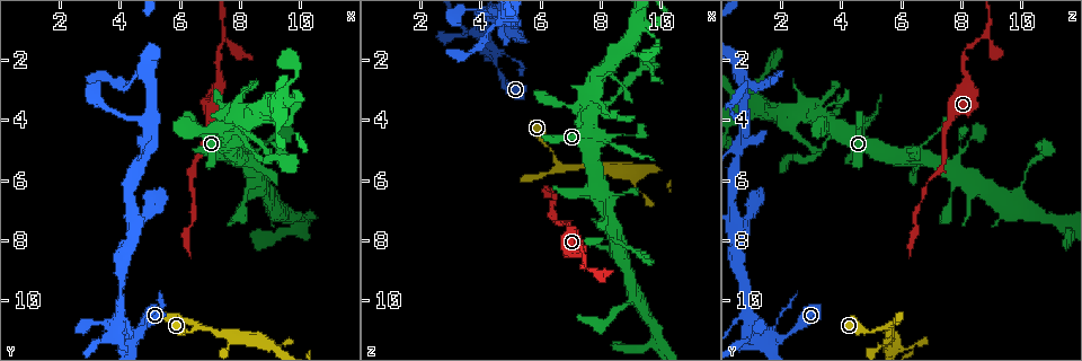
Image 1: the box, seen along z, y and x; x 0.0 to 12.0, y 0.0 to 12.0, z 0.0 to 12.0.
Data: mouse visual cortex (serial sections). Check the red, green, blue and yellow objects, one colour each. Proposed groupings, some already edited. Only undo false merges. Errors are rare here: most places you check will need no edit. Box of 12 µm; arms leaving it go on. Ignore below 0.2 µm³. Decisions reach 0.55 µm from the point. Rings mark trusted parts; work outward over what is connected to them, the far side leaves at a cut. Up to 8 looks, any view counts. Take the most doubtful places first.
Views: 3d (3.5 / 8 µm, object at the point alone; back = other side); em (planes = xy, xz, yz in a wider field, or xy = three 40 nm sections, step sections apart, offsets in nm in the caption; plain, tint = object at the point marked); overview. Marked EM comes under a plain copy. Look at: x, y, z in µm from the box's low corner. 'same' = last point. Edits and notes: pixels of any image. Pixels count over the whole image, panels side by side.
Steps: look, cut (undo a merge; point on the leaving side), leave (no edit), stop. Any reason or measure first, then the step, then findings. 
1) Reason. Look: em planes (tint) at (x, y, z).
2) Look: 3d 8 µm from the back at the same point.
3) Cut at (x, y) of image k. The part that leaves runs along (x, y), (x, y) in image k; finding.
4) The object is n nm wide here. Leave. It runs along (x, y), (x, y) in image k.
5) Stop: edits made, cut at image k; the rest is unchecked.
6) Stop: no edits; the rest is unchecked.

Abrupt turn. Look: 3d 3.5 µm at (7.4, 1.2, 8.8).

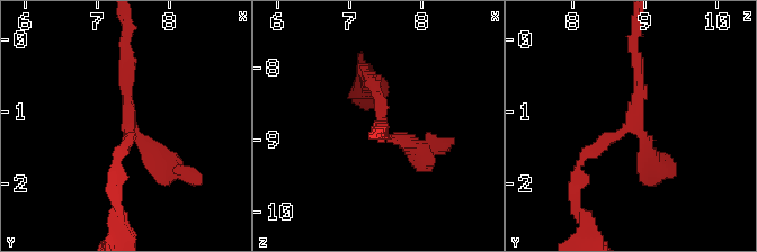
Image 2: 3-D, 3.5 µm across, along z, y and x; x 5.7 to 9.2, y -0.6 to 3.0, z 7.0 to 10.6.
Look: em planes (tint) at (7.45, 1.25, 8.80).

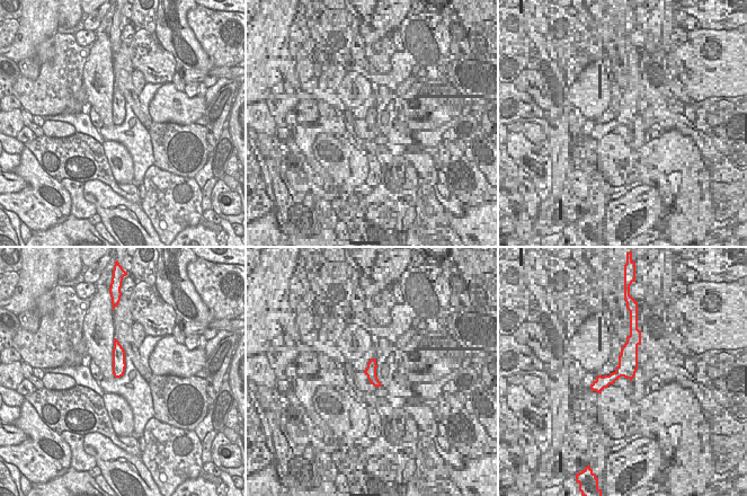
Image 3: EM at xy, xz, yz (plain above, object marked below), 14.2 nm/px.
Leave. It runs along (365, 72), (383, 133), (432, 147) in image 2; continuous, no second cell.

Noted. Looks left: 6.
Abrupt turn. Look: 3d 8 µm at (6.4, 11.0, 5.1).

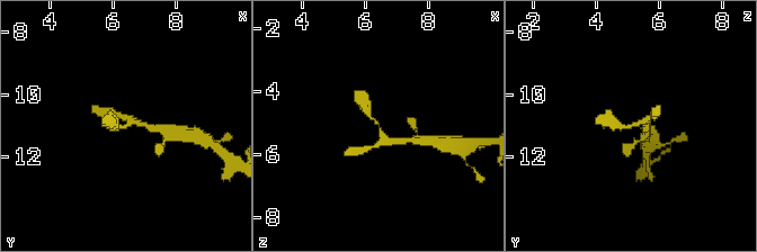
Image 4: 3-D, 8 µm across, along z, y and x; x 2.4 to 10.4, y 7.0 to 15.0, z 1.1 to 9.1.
Need the tissue. Look: em planes (tint) at (6.4, 11.0, 5.1).

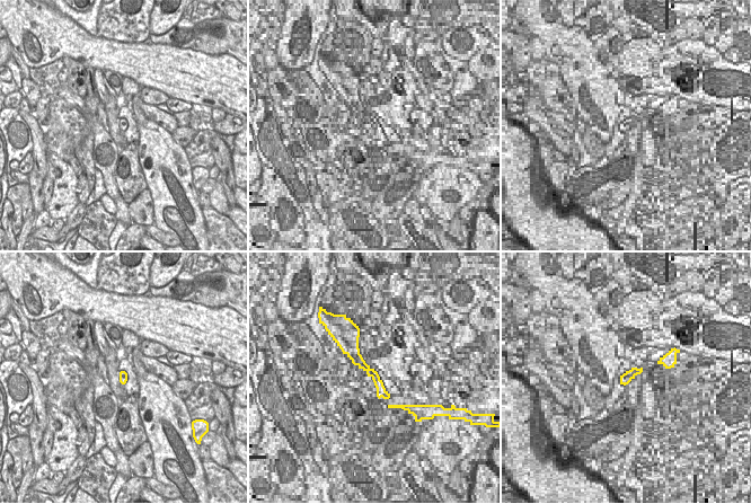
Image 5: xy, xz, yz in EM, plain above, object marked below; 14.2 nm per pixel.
Leave. It runs along (363, 101), (381, 134), (401, 141) in image 4; one cell here.

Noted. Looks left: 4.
Three-way junction. Look: 3d 8 µm at (4.4, 11.2, 1.7).

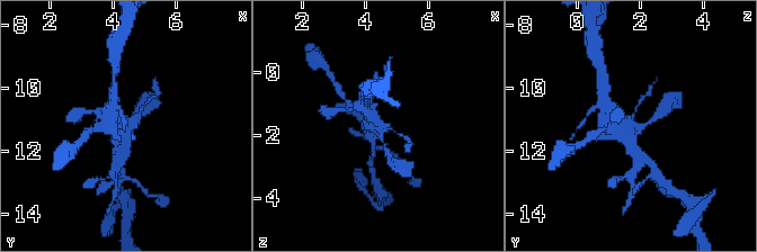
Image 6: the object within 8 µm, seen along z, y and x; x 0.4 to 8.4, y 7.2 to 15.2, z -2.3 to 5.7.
Look: em xy step 2 (tint) at (4.4, 11.4, 1.7).

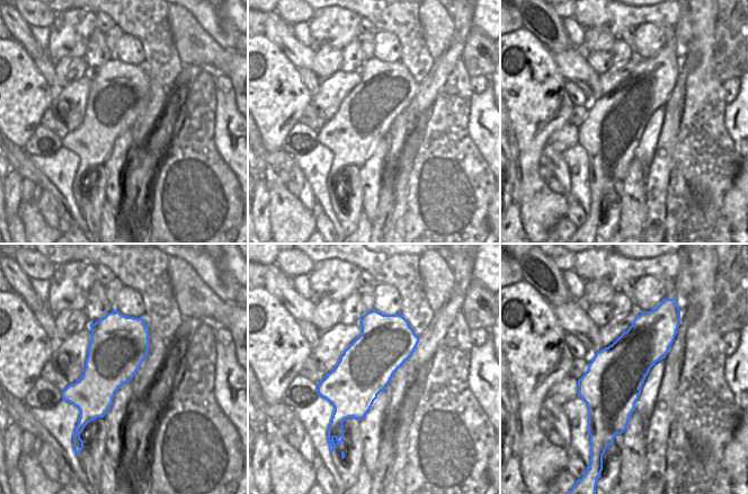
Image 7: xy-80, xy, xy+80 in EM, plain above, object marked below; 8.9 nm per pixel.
Leave. It runs along (389, 153), (381, 128), (361, 106) in image 6; continuous, no second cell.

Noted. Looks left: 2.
Stop: no edits; the rest is unchecked.

